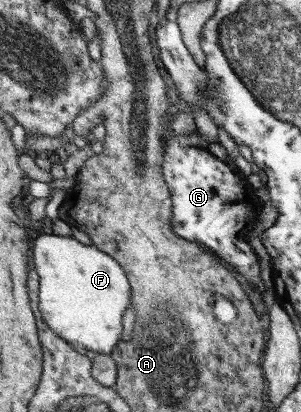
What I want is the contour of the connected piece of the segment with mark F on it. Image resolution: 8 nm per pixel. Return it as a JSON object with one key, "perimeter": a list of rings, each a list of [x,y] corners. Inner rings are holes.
{"perimeter":[[[41,233],[33,243],[33,263],[39,273],[39,308],[56,335],[70,343],[79,343],[96,354],[114,355],[116,341],[122,331],[120,319],[128,301],[131,301],[131,286],[116,258],[94,244],[80,243],[73,236]]]}

